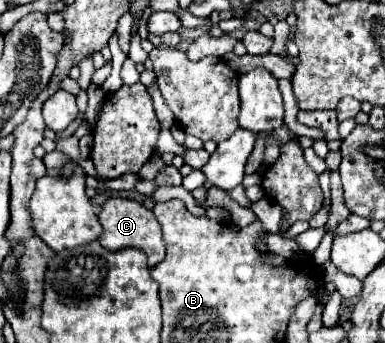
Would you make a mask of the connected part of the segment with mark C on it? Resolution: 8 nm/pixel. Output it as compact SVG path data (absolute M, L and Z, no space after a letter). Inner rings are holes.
M107 199L101 207L99 223L103 225L103 233L99 237L99 243L105 249L117 251L117 249L125 249L125 247L137 247L147 253L149 267L155 267L159 261L165 259L165 241L163 241L161 225L155 219L153 211L145 209L141 203L131 201L131 199Z

